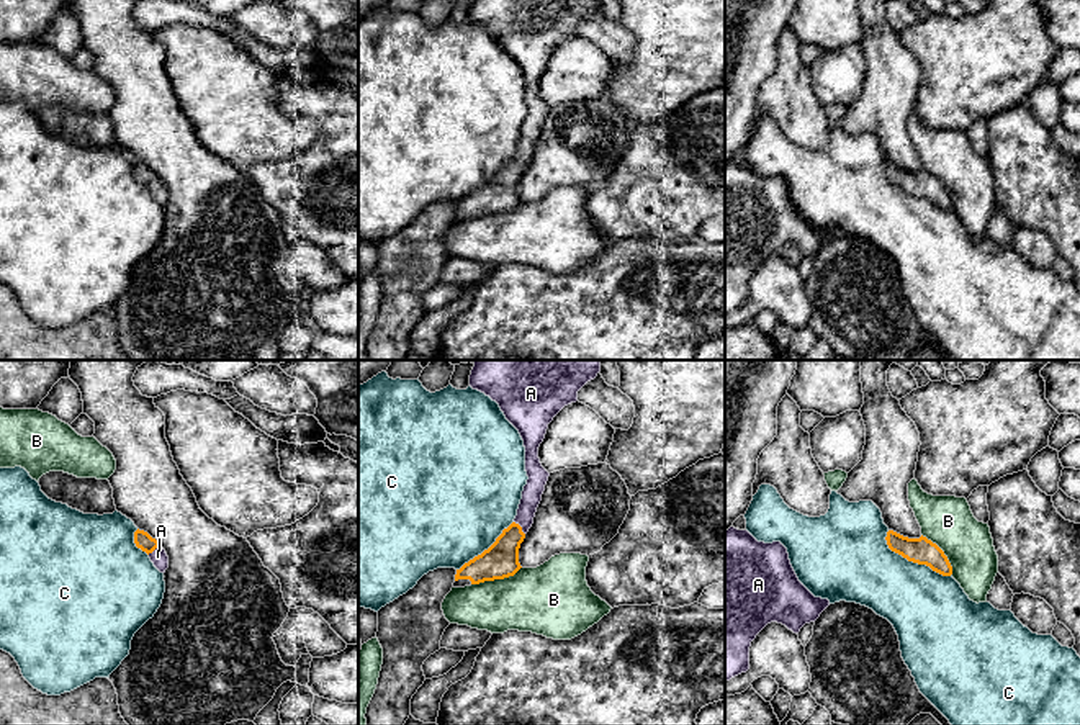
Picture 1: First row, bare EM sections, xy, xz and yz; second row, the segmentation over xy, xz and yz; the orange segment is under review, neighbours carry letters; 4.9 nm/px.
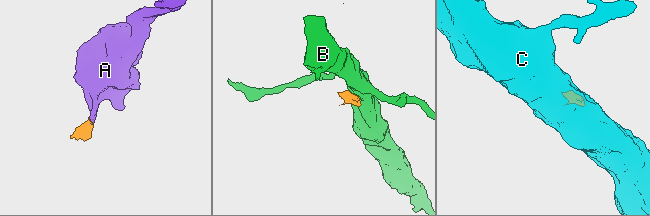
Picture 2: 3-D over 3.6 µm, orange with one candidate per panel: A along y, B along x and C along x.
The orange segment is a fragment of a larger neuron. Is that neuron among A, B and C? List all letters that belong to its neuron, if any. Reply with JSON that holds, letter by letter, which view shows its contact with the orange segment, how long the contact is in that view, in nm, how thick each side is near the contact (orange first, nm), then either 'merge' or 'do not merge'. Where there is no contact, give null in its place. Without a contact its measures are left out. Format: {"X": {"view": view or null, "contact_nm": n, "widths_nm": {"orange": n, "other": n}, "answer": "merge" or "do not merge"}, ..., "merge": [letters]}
{"A": {"view": "xz", "contact_nm": 90, "widths_nm": {"orange": 180, "other": 100}, "answer": "merge"}, "B": {"view": "xz", "contact_nm": 260, "widths_nm": {"orange": 180, "other": 320}, "answer": "do not merge"}, "C": {"view": "yz", "contact_nm": 380, "widths_nm": {"orange": 130, "other": 360}, "answer": "do not merge"}, "merge": ["A"]}

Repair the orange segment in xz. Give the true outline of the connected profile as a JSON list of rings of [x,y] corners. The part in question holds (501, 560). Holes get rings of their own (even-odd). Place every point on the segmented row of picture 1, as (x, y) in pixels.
[[[476,360],[470,375],[470,386],[496,401],[506,419],[519,430],[525,447],[527,484],[514,522],[502,530],[496,542],[457,570],[453,588],[465,588],[484,581],[514,576],[522,566],[519,548],[533,524],[550,473],[542,466],[538,447],[548,424],[568,404],[578,401],[578,391],[601,372],[601,360]]]

